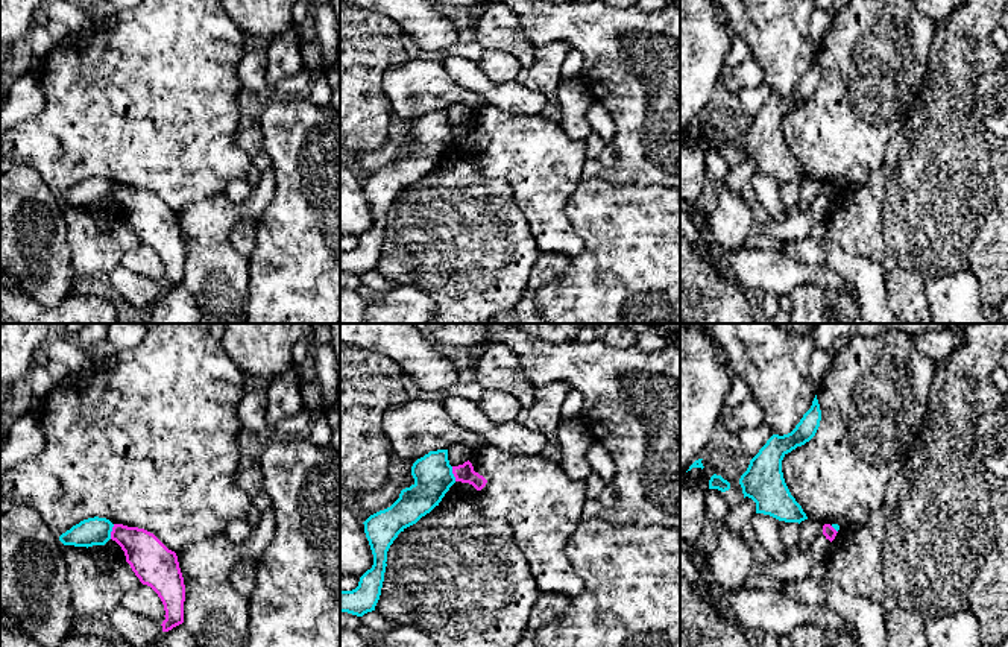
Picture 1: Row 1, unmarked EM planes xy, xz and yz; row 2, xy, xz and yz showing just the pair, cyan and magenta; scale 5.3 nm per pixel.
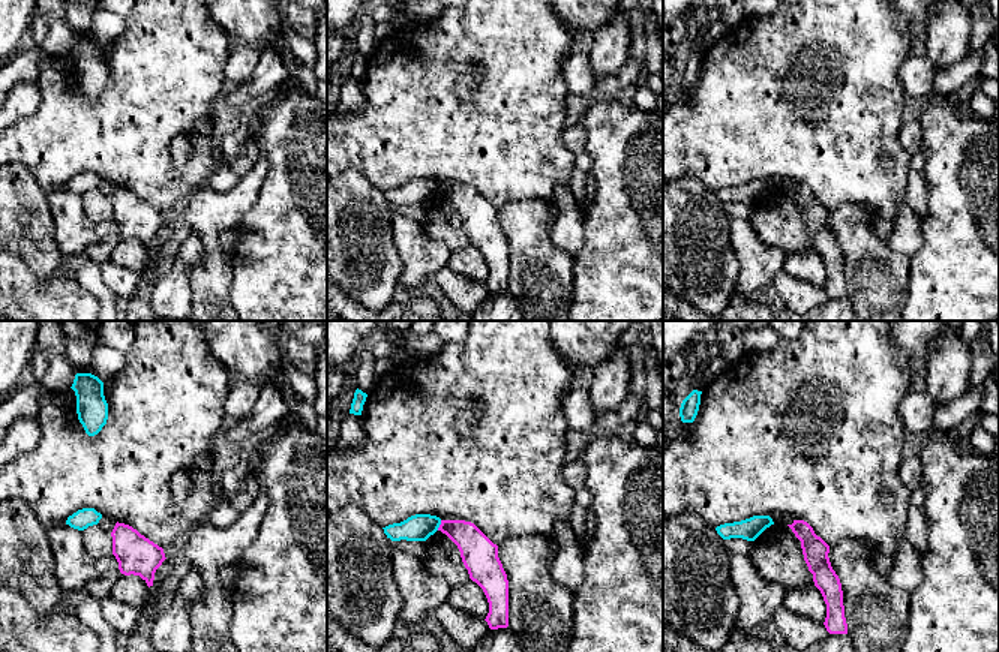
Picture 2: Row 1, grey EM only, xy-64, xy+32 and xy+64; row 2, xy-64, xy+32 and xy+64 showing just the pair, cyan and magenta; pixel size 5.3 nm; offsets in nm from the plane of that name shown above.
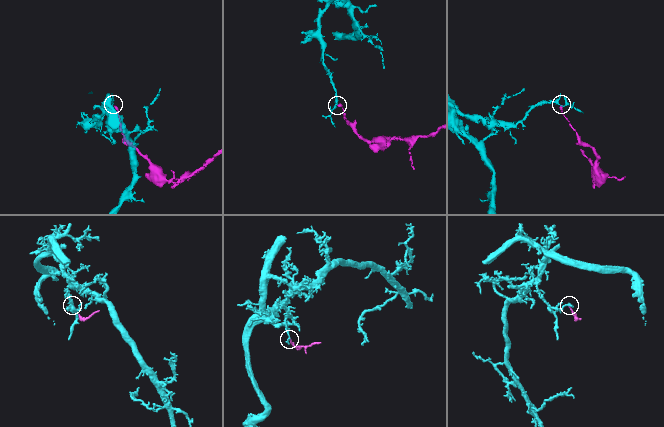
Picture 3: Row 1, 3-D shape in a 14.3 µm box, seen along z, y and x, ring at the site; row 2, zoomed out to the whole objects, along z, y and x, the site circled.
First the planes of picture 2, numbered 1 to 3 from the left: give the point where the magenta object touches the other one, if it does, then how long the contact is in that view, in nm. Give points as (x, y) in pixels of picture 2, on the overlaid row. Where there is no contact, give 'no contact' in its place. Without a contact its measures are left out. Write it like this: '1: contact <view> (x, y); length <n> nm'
1: no contact
2: contact xy+32 (440, 523); length 60 nm
3: no contact

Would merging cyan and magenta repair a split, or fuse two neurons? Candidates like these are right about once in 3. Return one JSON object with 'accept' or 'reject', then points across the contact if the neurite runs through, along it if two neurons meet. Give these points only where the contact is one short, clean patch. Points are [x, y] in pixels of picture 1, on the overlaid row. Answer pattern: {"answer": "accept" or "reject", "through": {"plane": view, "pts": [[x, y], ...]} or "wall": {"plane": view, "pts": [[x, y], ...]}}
{"answer": "reject", "wall": {"plane": "xy", "pts": [[114, 524], [110, 538]]}}

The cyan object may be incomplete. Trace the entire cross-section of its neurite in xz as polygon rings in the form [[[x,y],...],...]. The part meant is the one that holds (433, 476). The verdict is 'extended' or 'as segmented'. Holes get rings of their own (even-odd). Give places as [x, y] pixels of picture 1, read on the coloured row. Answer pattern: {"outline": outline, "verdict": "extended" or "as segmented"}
{"outline": [[[448,450],[430,451],[411,466],[414,483],[401,491],[399,498],[387,509],[370,515],[364,524],[373,565],[352,591],[340,591],[340,612],[363,617],[375,611],[381,595],[387,551],[407,527],[430,513],[455,483]]], "verdict": "as segmented"}

